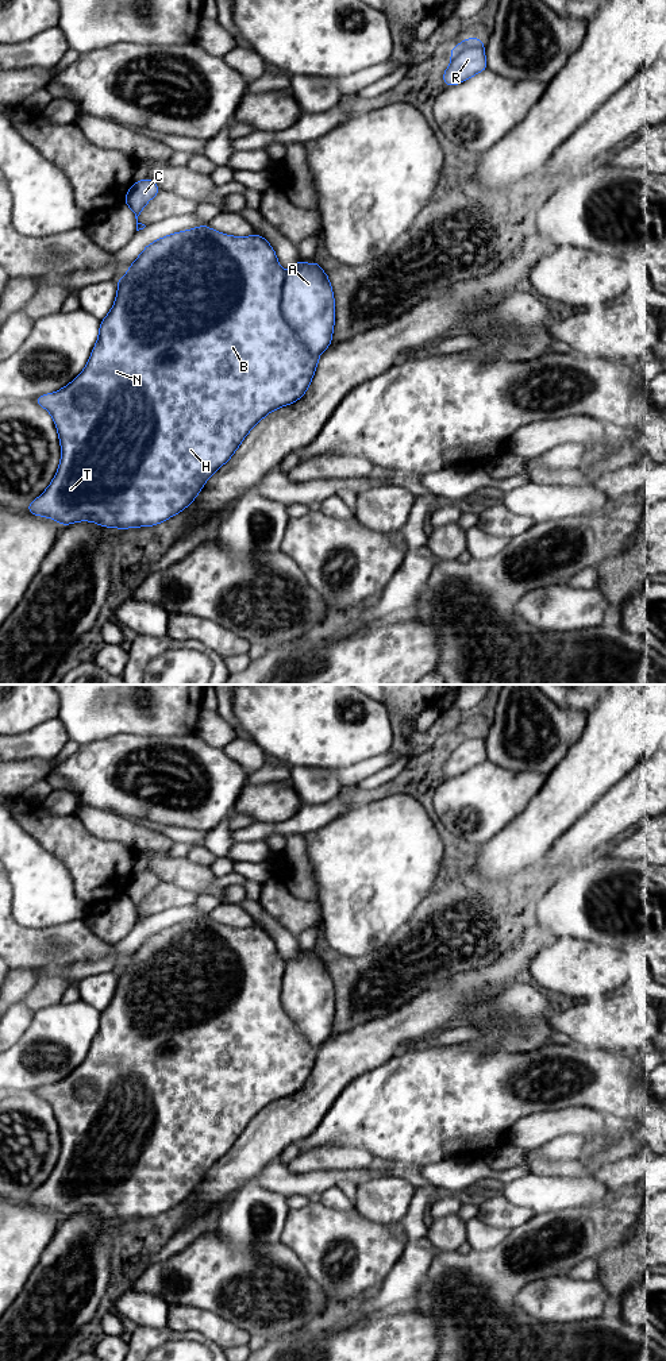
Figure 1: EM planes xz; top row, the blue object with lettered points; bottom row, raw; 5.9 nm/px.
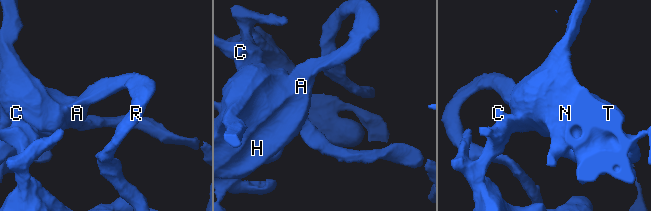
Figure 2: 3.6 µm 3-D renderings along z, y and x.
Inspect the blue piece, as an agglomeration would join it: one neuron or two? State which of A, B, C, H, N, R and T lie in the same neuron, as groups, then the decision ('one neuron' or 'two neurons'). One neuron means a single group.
groups A B C H N R T; one neuron

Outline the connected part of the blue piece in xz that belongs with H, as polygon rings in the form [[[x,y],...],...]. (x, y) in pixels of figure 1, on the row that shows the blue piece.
[[[204,224],[166,235],[147,244],[124,277],[116,281],[118,294],[113,306],[101,320],[99,339],[85,369],[65,388],[34,400],[53,416],[61,442],[61,463],[49,487],[26,510],[53,518],[63,527],[77,521],[92,521],[107,528],[147,528],[182,512],[193,502],[207,479],[230,460],[247,433],[266,415],[304,396],[313,378],[319,355],[331,346],[335,300],[328,274],[317,262],[308,265],[300,259],[285,274],[274,248],[258,234],[230,236]]]

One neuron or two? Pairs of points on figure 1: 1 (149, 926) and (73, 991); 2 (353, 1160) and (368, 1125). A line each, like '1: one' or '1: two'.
1: two
2: two

